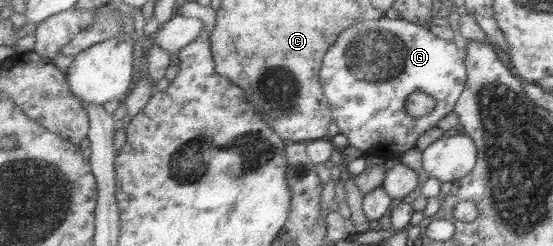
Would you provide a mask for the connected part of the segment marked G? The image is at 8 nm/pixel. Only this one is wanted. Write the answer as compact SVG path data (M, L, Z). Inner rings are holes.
M385 16L363 20L341 32L325 56L322 70L321 80L340 133L365 155L386 161L415 148L423 132L454 110L467 86L466 62L453 41L442 40L419 24ZM411 92L425 92L435 98L433 111L421 118L409 118L405 100Z

